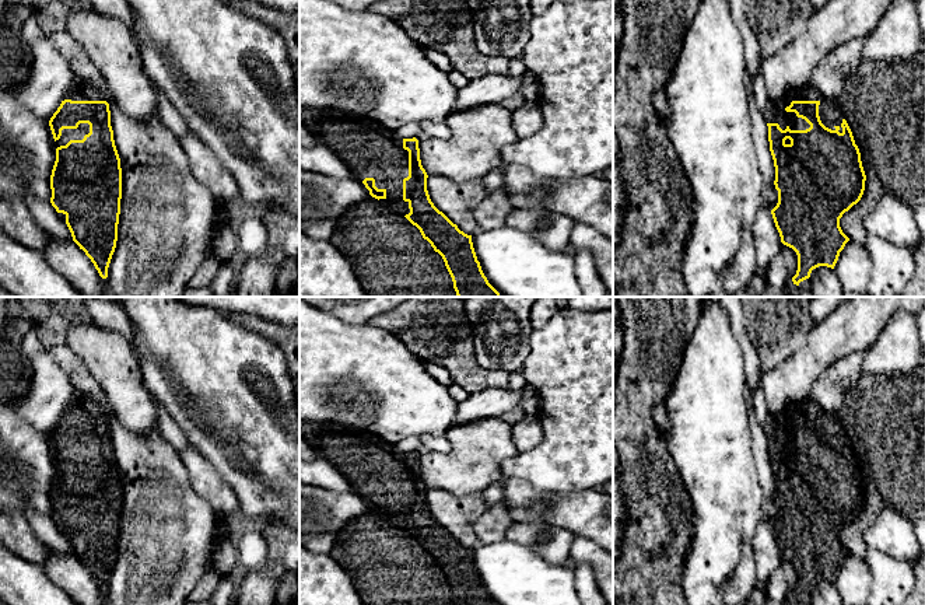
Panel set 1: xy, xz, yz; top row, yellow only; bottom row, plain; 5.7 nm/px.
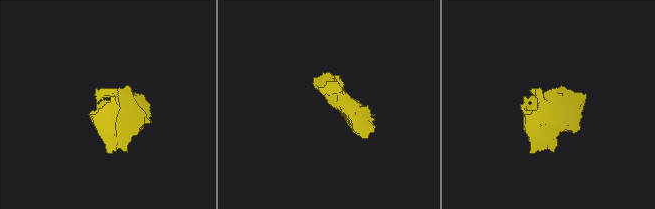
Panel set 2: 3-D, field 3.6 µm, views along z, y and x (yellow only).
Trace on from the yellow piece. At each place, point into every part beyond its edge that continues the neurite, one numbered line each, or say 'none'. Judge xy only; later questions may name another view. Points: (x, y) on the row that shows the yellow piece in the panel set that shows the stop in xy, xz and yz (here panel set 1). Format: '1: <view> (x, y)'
1: xy (83, 129)

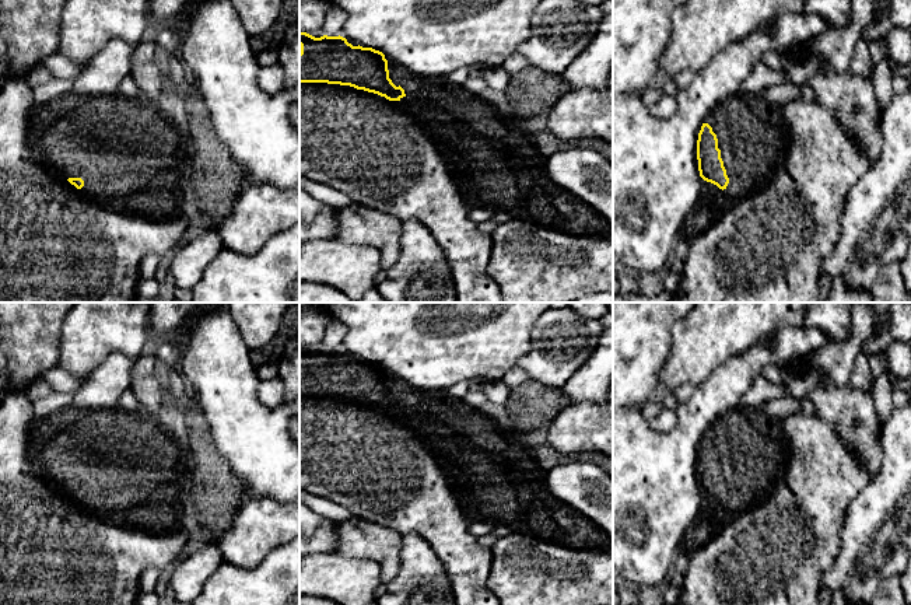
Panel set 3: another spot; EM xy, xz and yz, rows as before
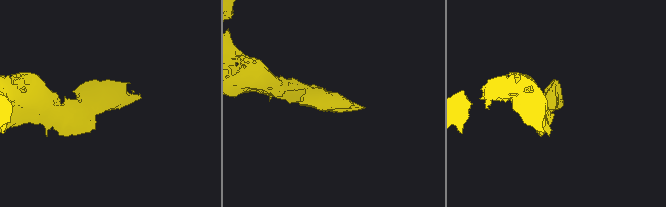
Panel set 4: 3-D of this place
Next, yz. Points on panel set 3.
1: yz (753, 136)

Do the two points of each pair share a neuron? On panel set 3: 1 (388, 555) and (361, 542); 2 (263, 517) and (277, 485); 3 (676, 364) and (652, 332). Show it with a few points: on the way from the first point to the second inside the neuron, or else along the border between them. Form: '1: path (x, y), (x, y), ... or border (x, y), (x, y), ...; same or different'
1: path (381, 548), (375, 542), (368, 542); same
2: border (251, 497), (272, 497), (284, 503); different
3: border (676, 322), (658, 384); different

